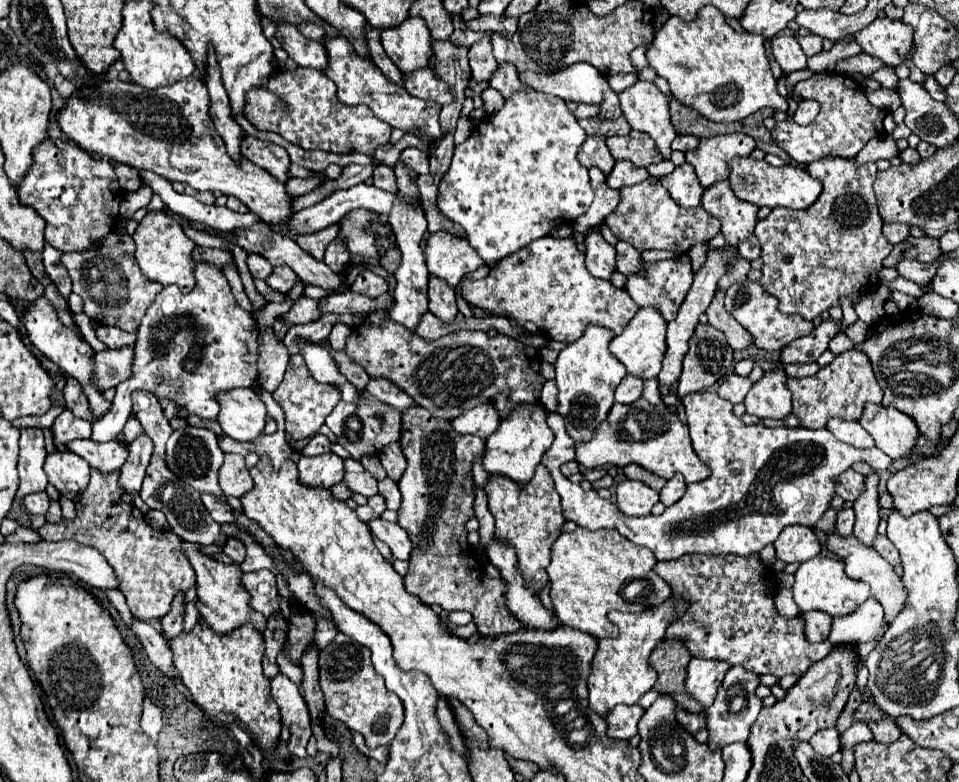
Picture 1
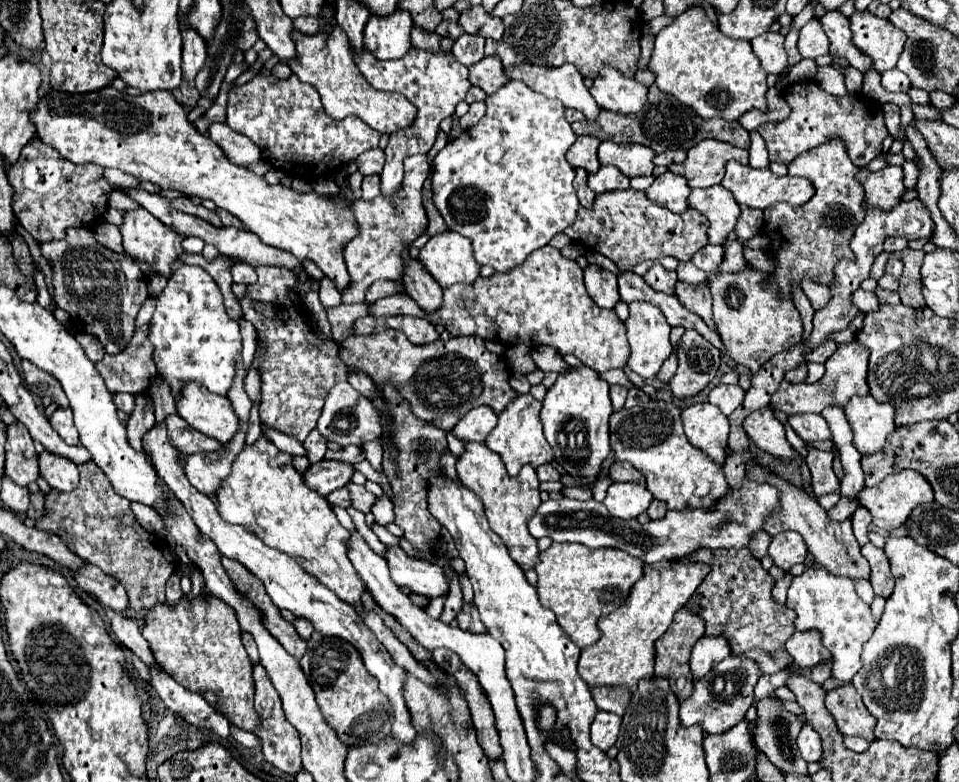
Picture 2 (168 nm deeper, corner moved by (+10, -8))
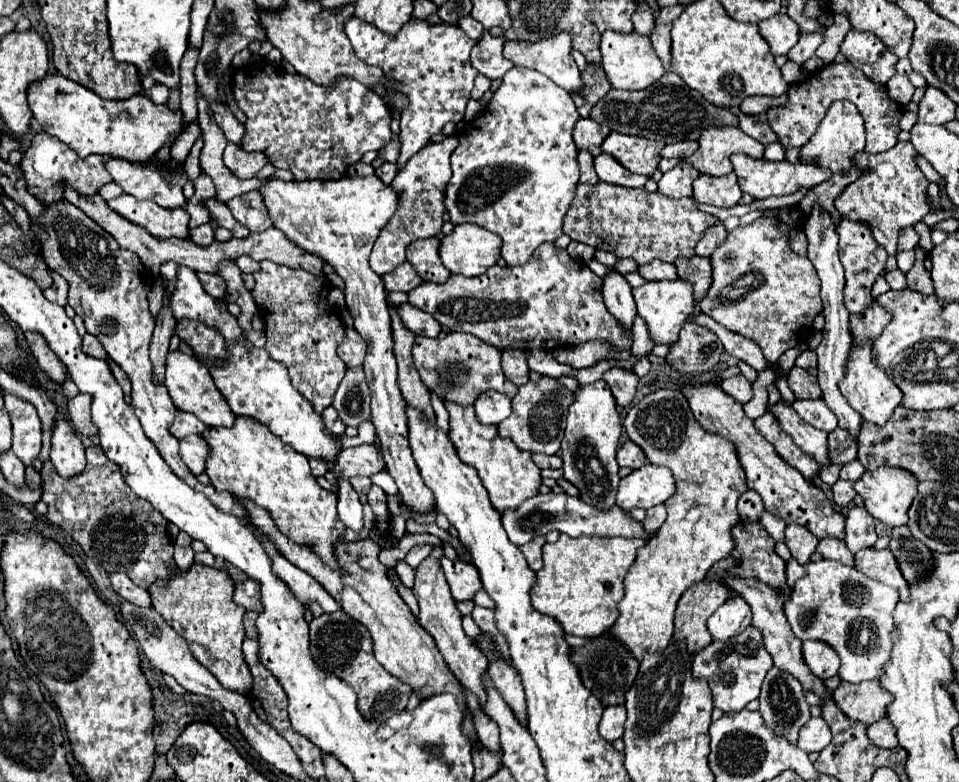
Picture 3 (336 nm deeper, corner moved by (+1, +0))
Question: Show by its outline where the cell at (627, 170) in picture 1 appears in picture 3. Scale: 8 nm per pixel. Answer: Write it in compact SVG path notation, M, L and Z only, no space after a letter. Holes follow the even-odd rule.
M601 153L595 157L595 171L601 181L621 185L621 187L643 187L647 181L647 177L627 171L617 159L613 159L607 153Z

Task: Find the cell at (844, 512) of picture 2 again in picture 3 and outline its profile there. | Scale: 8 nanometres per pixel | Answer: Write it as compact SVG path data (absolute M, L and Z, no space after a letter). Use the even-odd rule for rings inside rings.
M839 479L831 489L833 489L833 501L835 501L839 507L847 507L847 505L853 501L853 497L857 495L855 489L853 489L853 481L843 481L843 479Z

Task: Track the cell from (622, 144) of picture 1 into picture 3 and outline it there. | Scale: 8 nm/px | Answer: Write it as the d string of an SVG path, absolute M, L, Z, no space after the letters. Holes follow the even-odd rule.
M611 131L607 135L607 139L603 141L601 149L603 149L603 153L609 153L611 157L615 157L631 173L649 177L657 169L657 163L661 159L659 153L661 153L663 145L655 143L651 139L631 137L631 135Z

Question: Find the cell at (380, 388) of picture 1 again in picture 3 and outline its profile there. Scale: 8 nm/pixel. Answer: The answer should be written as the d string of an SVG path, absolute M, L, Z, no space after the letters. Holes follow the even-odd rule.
M347 329L343 341L337 349L337 355L341 355L345 365L347 367L361 367L363 359L365 359L365 351L367 351L367 343L363 341L363 337L357 335L355 329Z

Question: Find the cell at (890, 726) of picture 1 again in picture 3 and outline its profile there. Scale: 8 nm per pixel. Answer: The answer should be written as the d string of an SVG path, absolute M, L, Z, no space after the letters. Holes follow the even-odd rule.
M841 681L833 693L833 701L847 717L871 725L887 715L891 693L877 681L863 681L859 685Z

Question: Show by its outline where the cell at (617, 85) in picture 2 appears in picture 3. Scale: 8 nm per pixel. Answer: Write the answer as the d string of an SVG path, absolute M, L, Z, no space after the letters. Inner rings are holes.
M605 31L601 35L601 57L603 57L603 67L609 77L609 83L615 89L625 89L625 91L639 91L649 85L653 85L665 71L661 65L661 59L651 47L649 37L639 35L637 31L631 33L619 33L619 31Z

